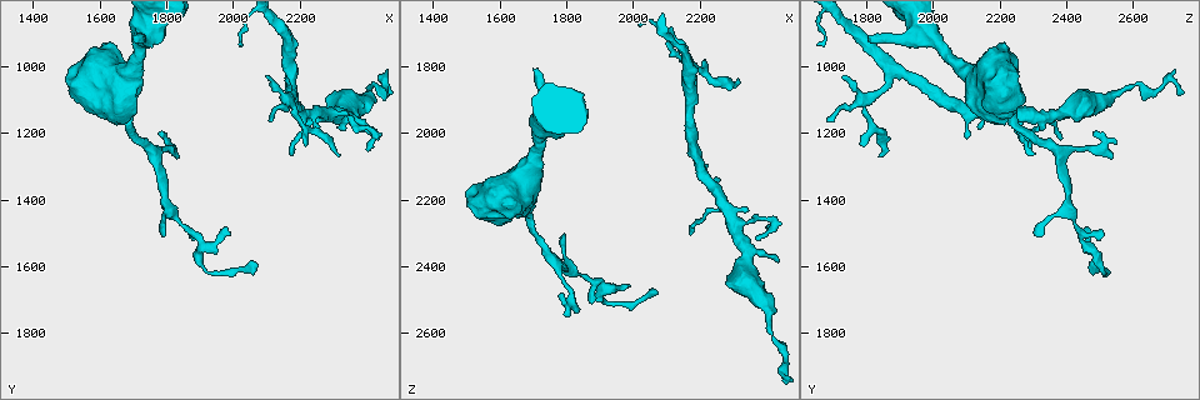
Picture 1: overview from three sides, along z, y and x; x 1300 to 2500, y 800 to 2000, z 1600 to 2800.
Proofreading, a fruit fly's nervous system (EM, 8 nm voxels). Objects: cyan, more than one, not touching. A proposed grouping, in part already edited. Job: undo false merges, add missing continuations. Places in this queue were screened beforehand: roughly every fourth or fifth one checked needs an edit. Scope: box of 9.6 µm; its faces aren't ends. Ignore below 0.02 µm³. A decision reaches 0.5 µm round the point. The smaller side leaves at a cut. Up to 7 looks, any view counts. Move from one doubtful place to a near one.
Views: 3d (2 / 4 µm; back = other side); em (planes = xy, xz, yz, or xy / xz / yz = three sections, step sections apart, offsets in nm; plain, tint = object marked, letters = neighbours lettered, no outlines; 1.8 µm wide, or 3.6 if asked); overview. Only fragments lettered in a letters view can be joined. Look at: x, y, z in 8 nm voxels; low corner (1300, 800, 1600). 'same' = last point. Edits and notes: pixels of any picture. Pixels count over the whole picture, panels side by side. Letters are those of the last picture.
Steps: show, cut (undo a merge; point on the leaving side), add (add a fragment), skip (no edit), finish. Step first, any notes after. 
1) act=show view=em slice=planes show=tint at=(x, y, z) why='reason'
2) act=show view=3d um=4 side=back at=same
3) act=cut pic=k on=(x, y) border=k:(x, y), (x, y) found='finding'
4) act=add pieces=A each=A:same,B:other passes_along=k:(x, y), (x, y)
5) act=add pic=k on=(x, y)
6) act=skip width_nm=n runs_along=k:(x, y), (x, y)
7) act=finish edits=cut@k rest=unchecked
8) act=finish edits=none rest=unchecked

act=show view=em slice=planes show=letters at=(1700, 910, 1810) why='free end'

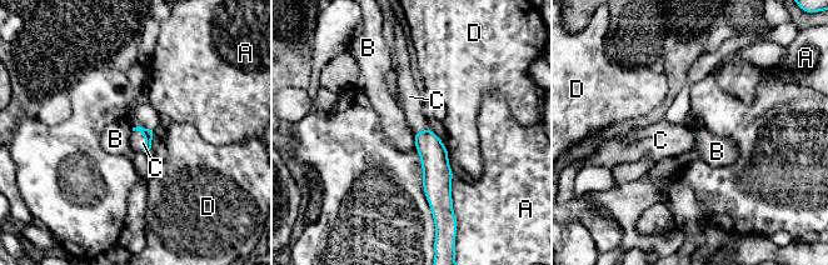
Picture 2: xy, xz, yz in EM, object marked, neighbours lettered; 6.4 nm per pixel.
act=add pieces=C each=A:other,B:other,C:same,D:other passes_along=2:(148, 134), (144, 139), (136, 140) found='the cell continues'

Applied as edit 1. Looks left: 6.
act=show view=overview

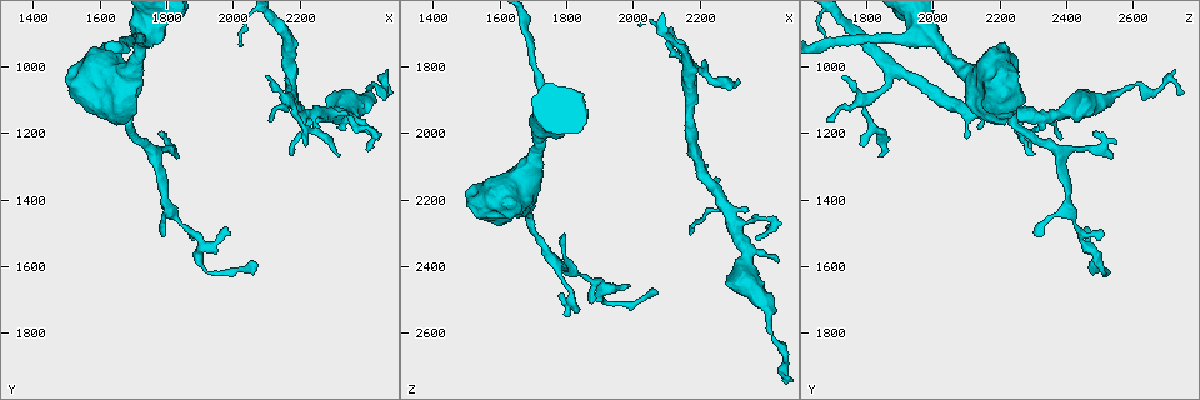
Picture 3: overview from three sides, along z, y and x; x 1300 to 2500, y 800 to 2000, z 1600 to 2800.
act=show view=em slice=xy step=16 show=letters at=(1780, 1210, 2490) why='free end'

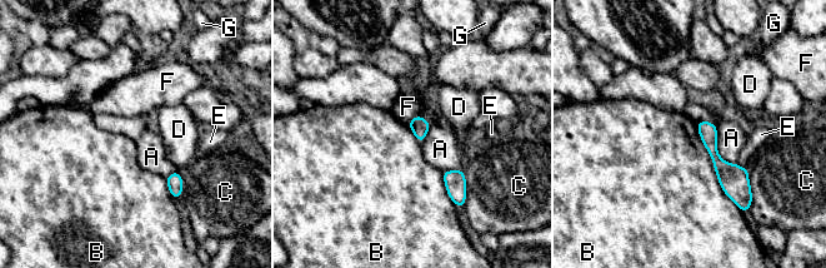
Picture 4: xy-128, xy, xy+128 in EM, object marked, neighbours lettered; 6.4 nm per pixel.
act=show view=em slice=planes show=letters at=same

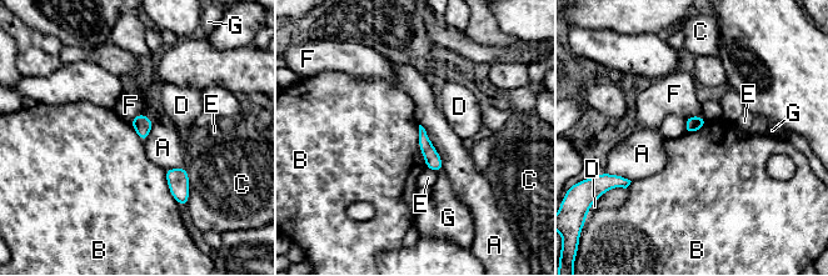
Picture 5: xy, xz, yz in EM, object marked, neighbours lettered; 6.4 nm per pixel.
act=skip each=A:other,B:other,C:other,D:other,E:other,F:other,G:other border=5:(418, 125), (418, 147), (427, 167) found='no lettered fragment goes on from it'

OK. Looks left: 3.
act=finish edits=add@2 rest=unchecked

